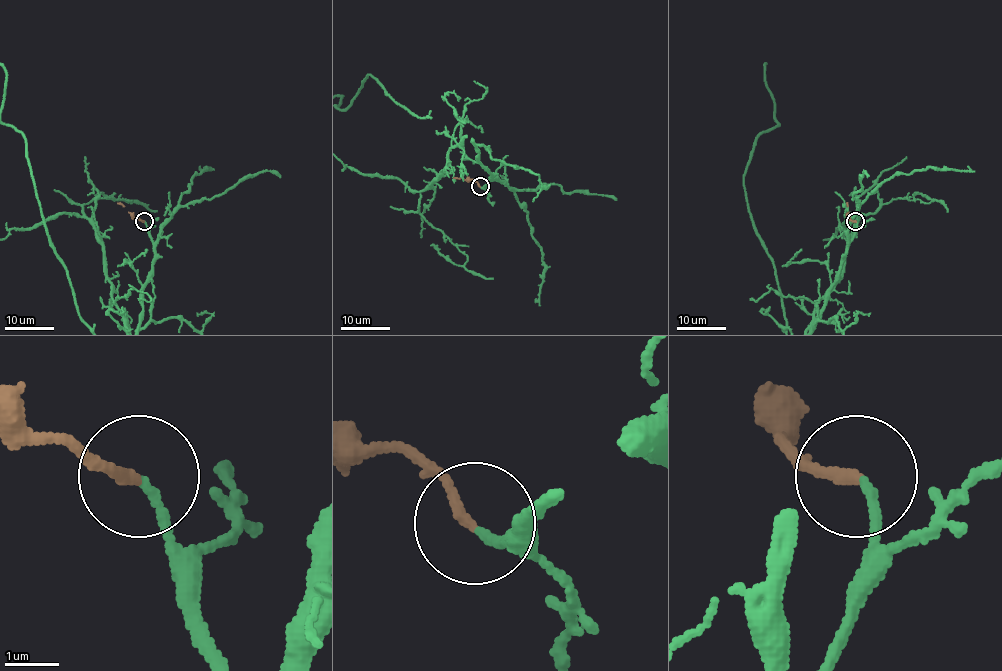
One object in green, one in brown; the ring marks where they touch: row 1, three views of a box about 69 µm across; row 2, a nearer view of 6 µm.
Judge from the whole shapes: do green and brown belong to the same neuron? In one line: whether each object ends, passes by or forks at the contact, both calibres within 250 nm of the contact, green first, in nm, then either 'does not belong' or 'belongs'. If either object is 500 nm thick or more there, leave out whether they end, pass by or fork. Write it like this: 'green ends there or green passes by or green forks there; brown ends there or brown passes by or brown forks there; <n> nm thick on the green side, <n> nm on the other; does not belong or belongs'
green ends there; brown ends there; 160 nm thick on the green side, 200 nm on the other; belongs

